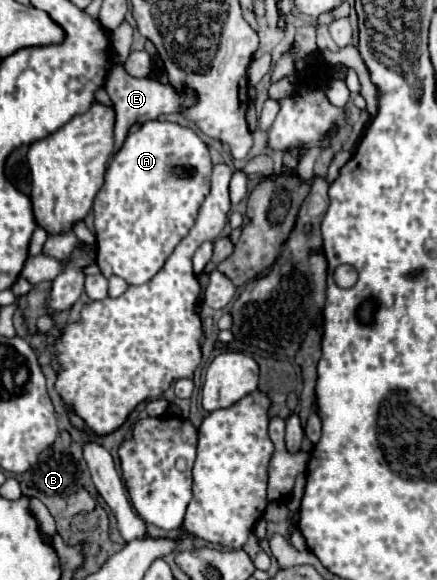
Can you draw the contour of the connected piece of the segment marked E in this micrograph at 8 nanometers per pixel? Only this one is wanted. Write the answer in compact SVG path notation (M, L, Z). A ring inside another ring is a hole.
M113 64L105 76L103 82L105 92L109 94L115 114L117 114L117 122L115 122L115 150L113 154L117 154L129 134L129 128L133 124L143 124L149 120L157 120L161 114L173 114L173 112L181 112L185 106L191 106L195 102L195 94L193 90L183 90L177 92L167 84L161 84L157 80L151 78L133 78L125 72L125 68L121 64Z

